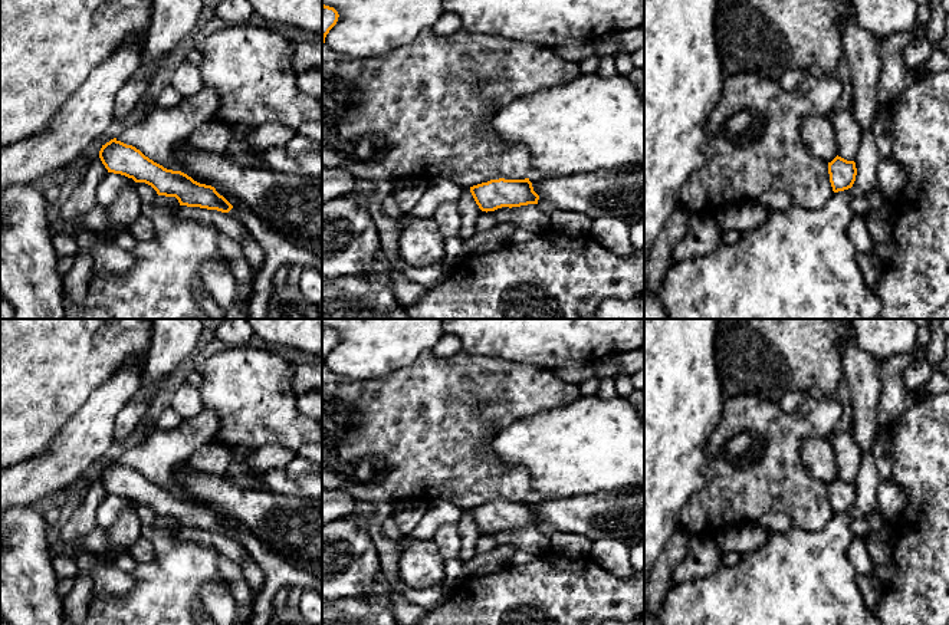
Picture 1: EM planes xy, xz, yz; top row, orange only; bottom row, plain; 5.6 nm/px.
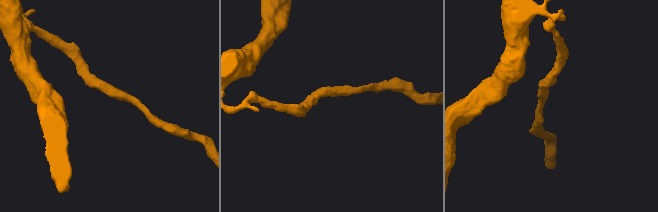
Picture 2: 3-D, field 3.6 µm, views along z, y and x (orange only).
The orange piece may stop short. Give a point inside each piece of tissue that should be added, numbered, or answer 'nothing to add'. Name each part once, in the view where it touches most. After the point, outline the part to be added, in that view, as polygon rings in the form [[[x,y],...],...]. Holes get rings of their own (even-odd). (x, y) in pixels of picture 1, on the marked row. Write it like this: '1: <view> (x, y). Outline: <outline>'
nothing to add

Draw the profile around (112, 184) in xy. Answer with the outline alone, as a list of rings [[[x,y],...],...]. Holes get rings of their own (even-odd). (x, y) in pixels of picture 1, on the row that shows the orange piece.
[[[108,172],[96,188],[96,204],[108,207],[128,187],[135,188],[125,175]]]

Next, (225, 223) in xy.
[[[178,205],[177,214],[184,220],[200,220],[208,226],[213,226],[221,234],[229,236],[240,246],[252,237],[247,227],[227,213],[200,207]]]

